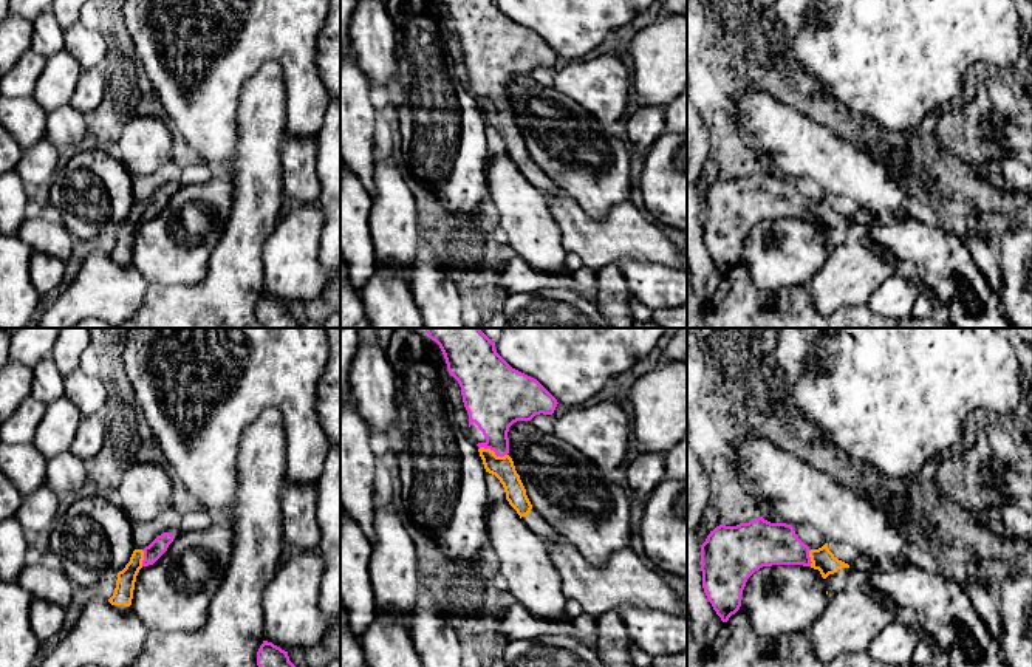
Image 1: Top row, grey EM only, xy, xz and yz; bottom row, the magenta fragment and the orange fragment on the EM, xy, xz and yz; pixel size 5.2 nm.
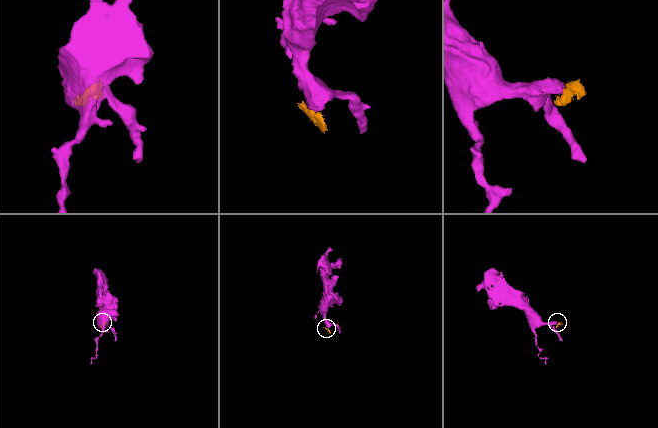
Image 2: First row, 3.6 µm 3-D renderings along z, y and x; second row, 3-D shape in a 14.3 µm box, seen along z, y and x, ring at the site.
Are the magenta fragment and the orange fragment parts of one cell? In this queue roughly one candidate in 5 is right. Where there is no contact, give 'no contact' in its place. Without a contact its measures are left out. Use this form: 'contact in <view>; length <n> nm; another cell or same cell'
contact in xz; length 150 nm; same cell

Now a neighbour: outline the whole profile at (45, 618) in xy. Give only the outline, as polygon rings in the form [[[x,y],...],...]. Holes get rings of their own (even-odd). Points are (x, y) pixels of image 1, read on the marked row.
[[[32,597],[28,617],[34,635],[46,641],[60,630],[65,610],[57,604]]]

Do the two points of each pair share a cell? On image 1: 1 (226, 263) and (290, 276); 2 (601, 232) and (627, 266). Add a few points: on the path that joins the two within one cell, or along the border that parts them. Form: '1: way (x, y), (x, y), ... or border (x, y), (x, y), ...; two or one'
1: border (269, 236), (263, 245), (263, 293); two
2: border (656, 262), (622, 259), (618, 263); two

